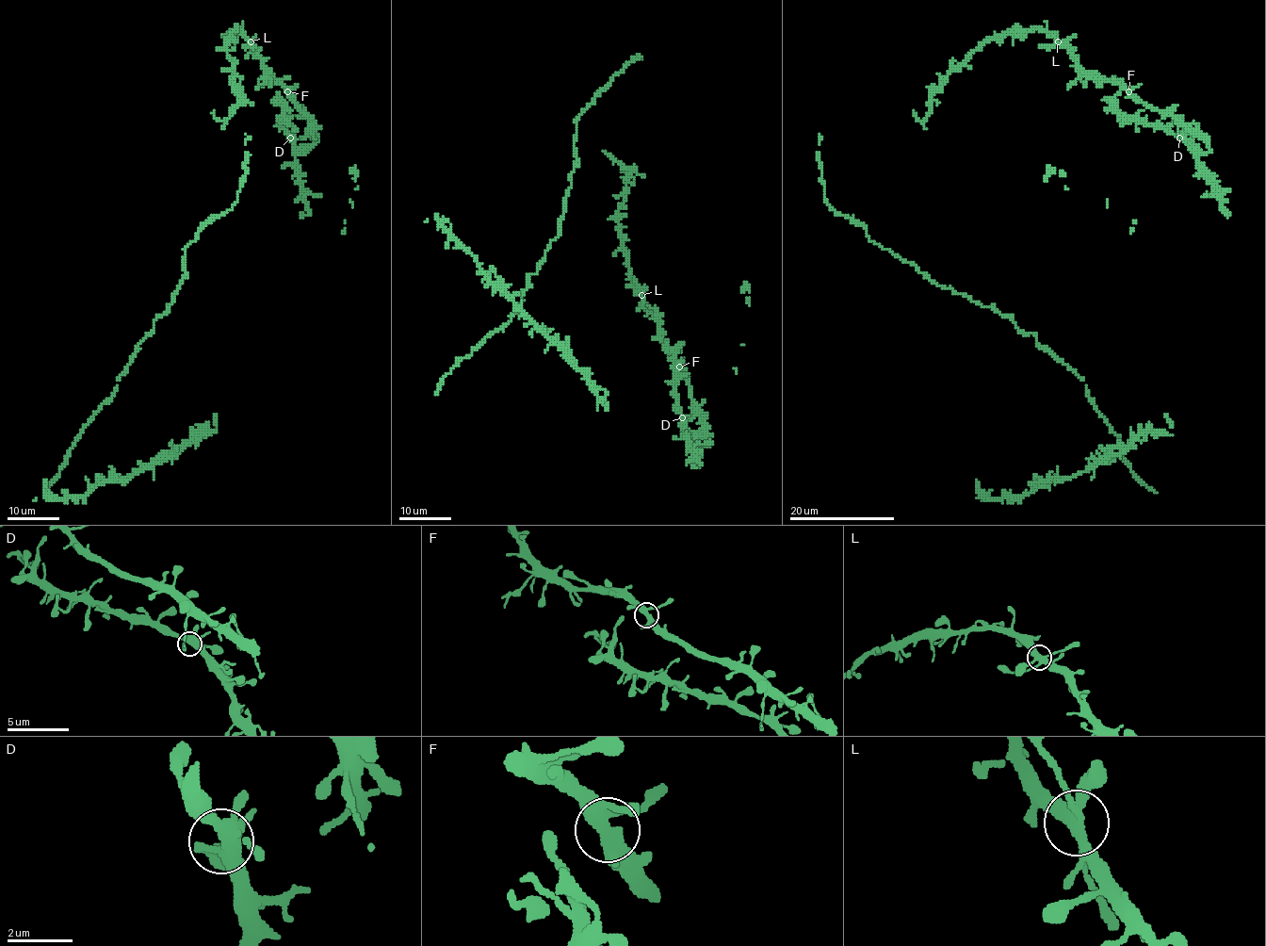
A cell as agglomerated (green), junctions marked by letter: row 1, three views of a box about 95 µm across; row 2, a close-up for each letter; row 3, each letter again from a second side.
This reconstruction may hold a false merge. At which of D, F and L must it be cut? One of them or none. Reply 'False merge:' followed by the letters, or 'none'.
False merge: none

